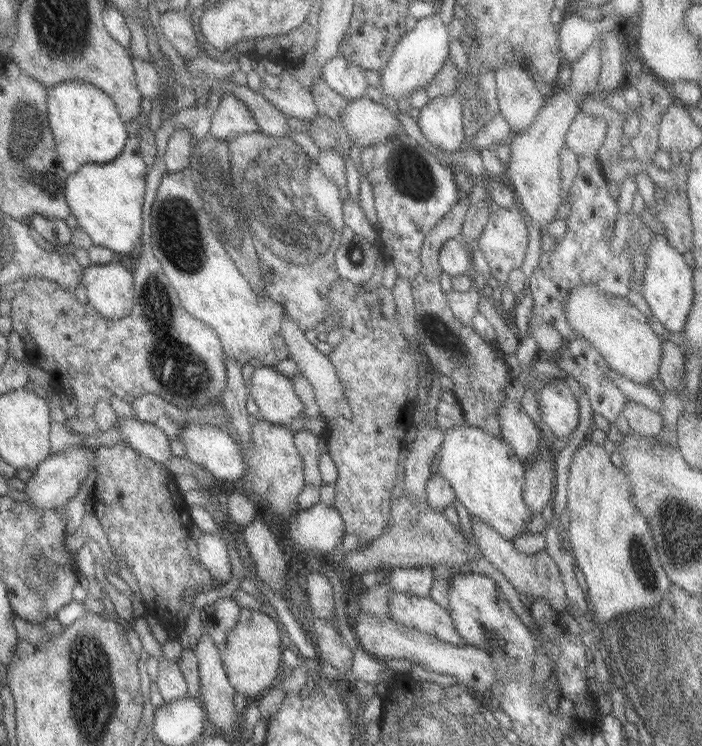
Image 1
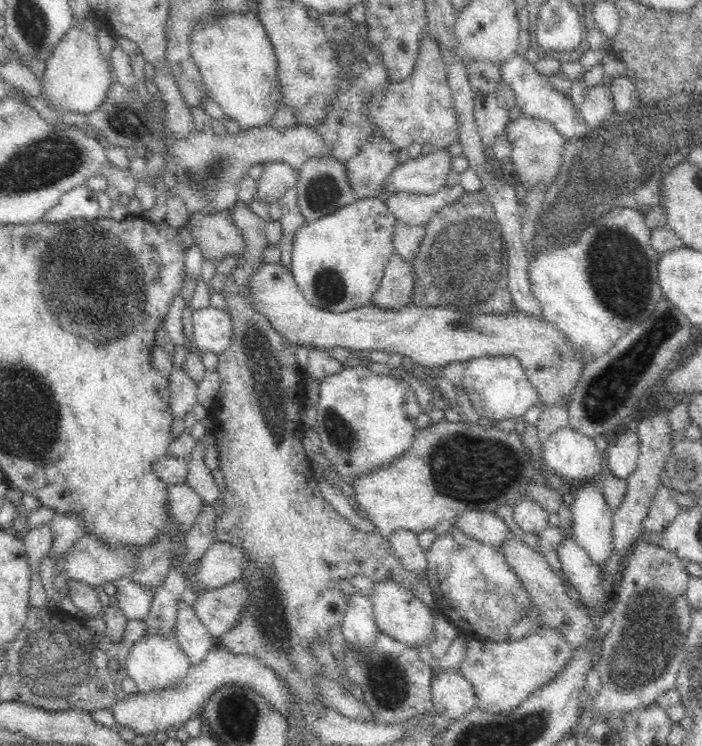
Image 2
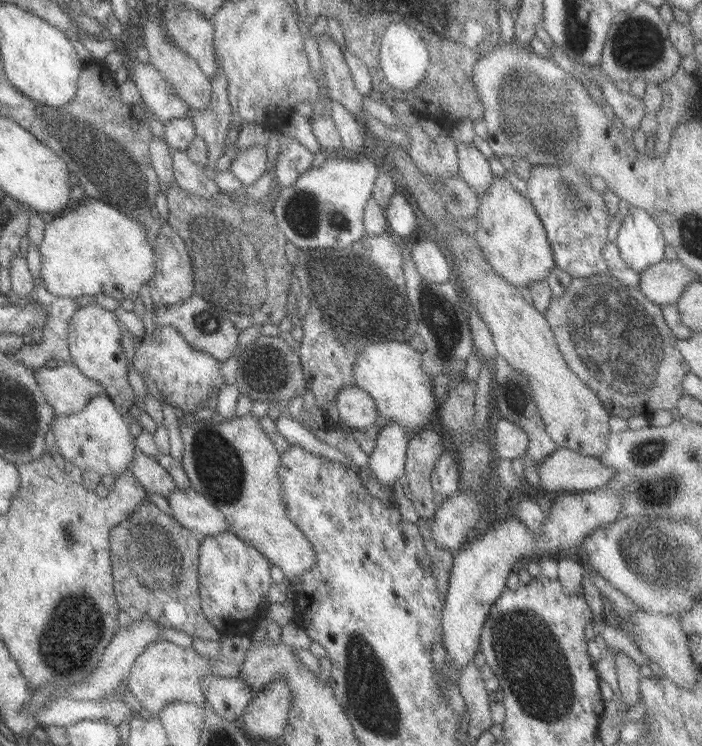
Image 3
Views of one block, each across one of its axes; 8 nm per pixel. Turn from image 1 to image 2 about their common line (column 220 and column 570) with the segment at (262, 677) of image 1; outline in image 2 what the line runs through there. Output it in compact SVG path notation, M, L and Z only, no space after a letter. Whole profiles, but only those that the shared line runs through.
M544 626L528 632L520 640L510 642L478 642L466 640L464 658L458 672L474 686L478 710L488 714L510 714L522 706L536 690L556 678L572 658L572 646L558 628Z

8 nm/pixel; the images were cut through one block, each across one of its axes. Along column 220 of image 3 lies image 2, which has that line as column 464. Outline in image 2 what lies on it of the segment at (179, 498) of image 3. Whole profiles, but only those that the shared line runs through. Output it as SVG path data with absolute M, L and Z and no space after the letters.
M464 510L456 518L456 528L460 528L466 536L490 544L494 548L504 546L504 542L512 536L512 532L500 516L482 510Z

